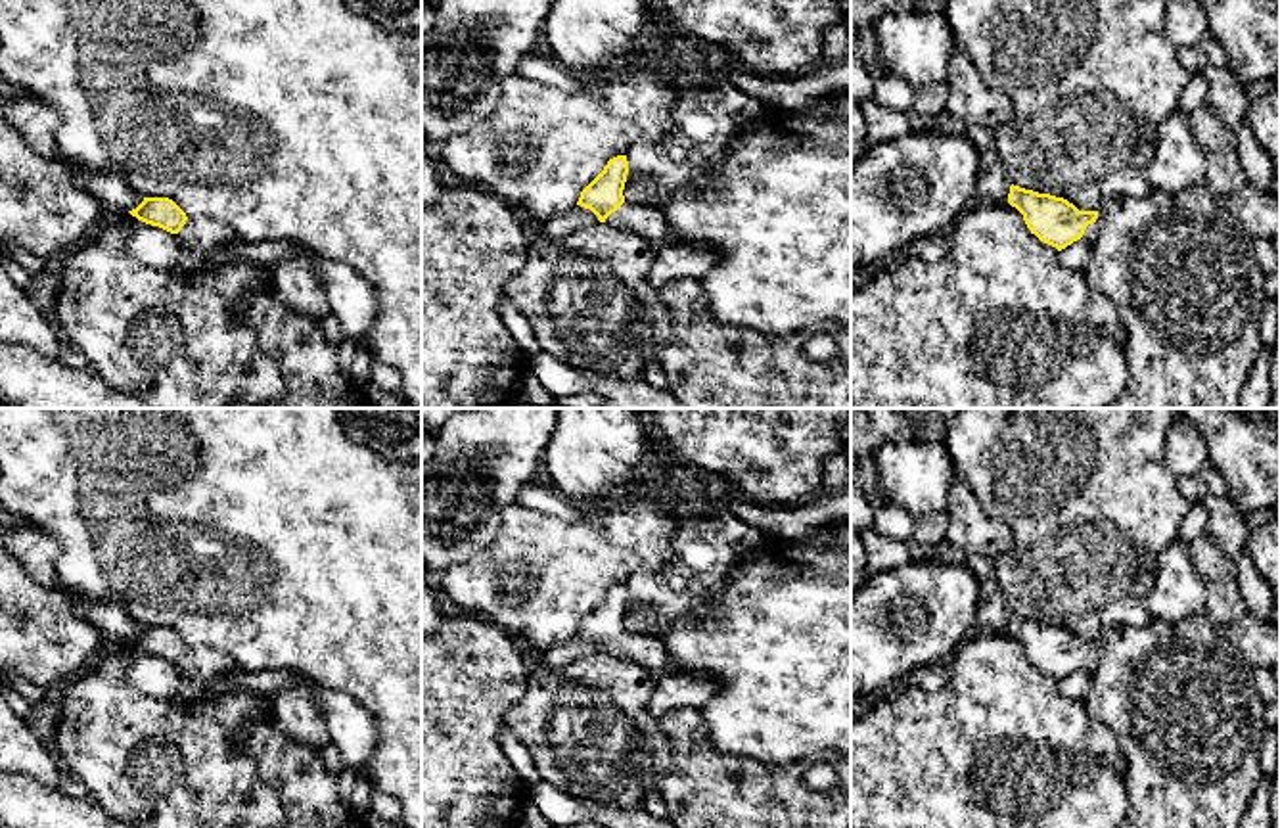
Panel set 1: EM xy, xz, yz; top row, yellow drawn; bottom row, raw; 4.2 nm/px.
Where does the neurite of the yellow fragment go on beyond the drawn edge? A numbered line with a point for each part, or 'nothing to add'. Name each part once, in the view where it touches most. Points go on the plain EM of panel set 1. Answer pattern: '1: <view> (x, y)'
1: xz (640, 648)

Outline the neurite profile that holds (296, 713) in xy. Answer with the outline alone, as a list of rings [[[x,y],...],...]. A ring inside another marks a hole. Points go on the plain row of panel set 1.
[[[310,678],[284,688],[270,698],[274,726],[297,744],[320,751],[330,742],[328,723],[314,702],[314,684]]]

